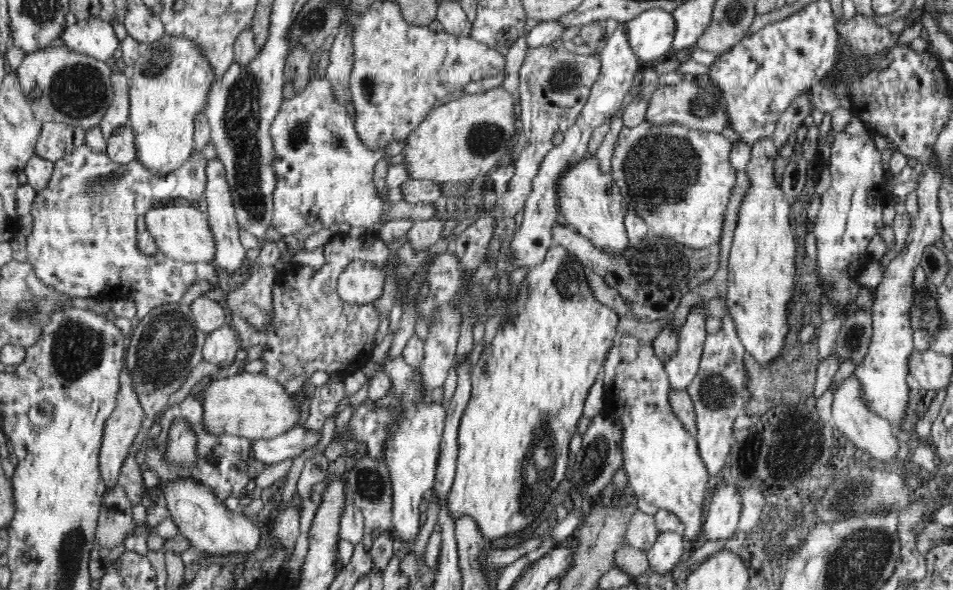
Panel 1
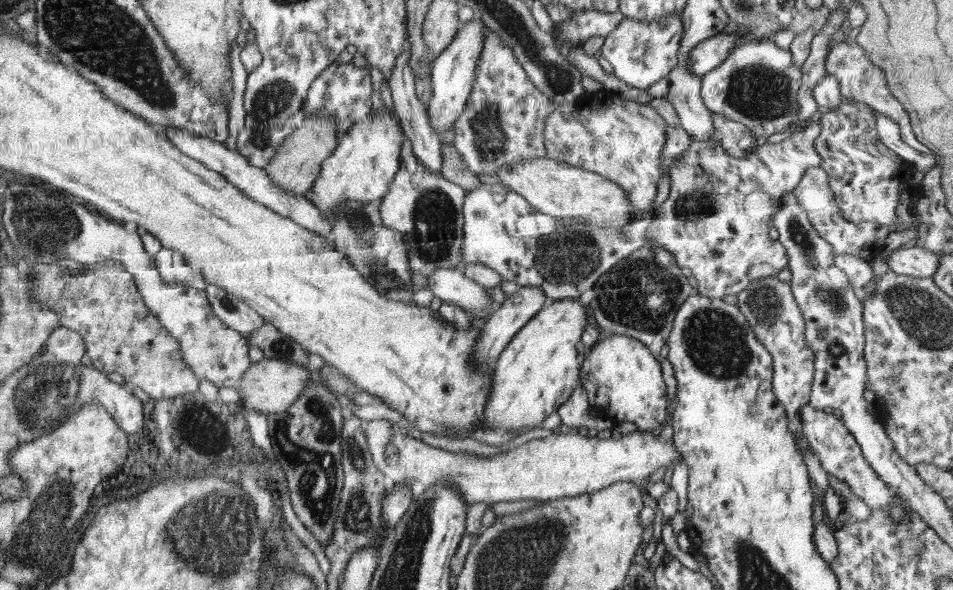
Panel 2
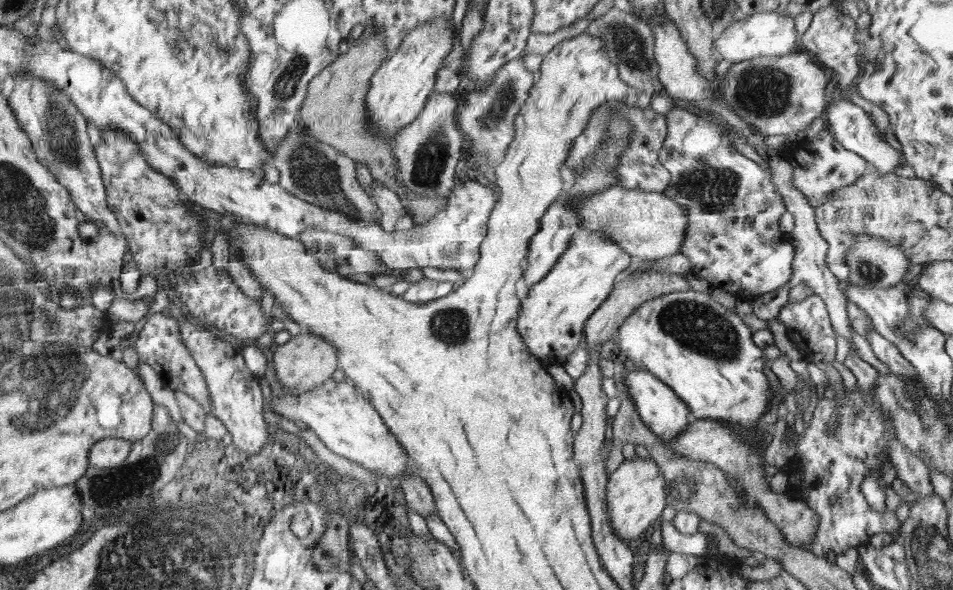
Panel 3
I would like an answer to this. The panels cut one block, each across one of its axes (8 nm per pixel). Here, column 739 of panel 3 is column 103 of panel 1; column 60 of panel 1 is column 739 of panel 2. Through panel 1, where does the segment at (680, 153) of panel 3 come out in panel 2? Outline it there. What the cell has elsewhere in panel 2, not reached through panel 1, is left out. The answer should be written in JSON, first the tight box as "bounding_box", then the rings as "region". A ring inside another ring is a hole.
{"bounding_box":[461,121,822,301],"region":[[[819,121],[808,122],[806,128],[792,136],[792,140],[782,140],[782,144],[788,148],[786,152],[790,152],[786,156],[790,158],[780,160],[776,156],[774,162],[772,158],[766,158],[764,162],[758,152],[752,152],[748,158],[732,158],[714,139],[692,140],[678,160],[669,167],[670,192],[666,202],[657,206],[655,212],[650,212],[648,207],[635,208],[631,222],[621,228],[594,228],[585,224],[581,218],[569,220],[542,214],[521,194],[491,178],[482,178],[474,190],[466,191],[465,194],[461,269],[466,264],[481,262],[508,282],[515,282],[520,287],[540,287],[549,301],[557,301],[579,298],[592,289],[617,262],[646,245],[665,248],[672,253],[680,268],[690,268],[697,279],[700,295],[713,299],[721,299],[728,294],[737,295],[752,281],[777,275],[789,266],[786,249],[779,242],[769,239],[770,228],[775,212],[783,205],[783,196],[795,190],[809,168],[821,167],[822,158],[818,156],[815,147],[815,138],[820,131]]]}

